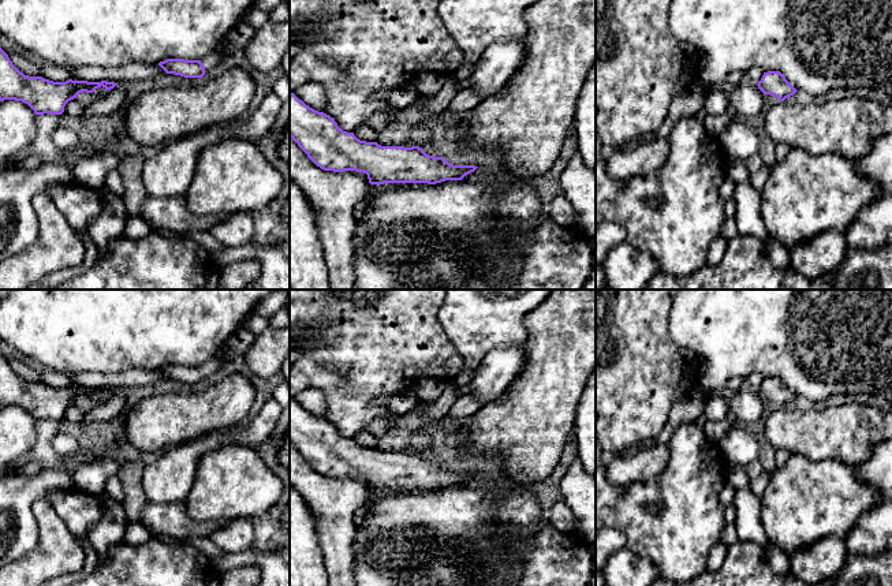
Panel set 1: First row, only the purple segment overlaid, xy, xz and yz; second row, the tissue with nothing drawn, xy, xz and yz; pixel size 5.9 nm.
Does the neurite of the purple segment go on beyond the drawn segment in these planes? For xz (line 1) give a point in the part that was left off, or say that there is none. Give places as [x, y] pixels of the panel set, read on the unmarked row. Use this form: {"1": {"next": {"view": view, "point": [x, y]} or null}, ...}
{"1": {"next": null}}

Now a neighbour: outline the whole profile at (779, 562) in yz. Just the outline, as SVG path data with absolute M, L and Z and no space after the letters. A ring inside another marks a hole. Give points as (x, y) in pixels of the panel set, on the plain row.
M769 541L766 550L769 557L768 564L775 574L777 575L791 574L790 557L780 546Z

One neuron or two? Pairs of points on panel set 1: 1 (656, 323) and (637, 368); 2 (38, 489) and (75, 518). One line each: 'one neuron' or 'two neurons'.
1: one neuron
2: two neurons

